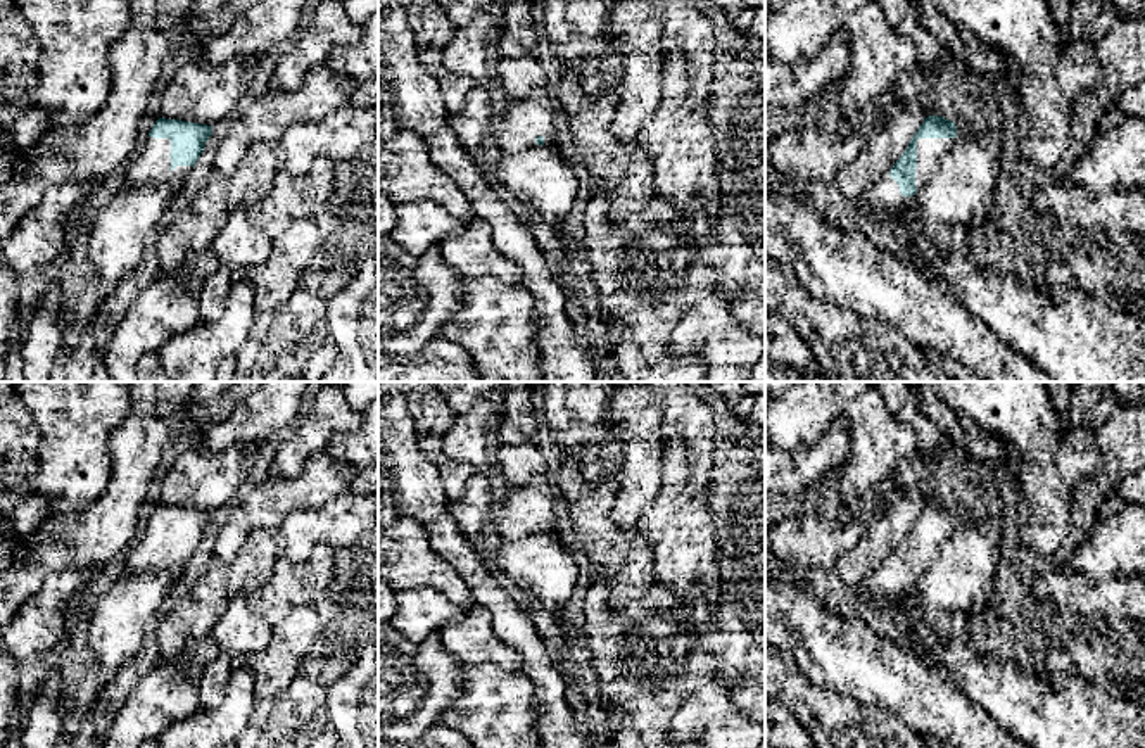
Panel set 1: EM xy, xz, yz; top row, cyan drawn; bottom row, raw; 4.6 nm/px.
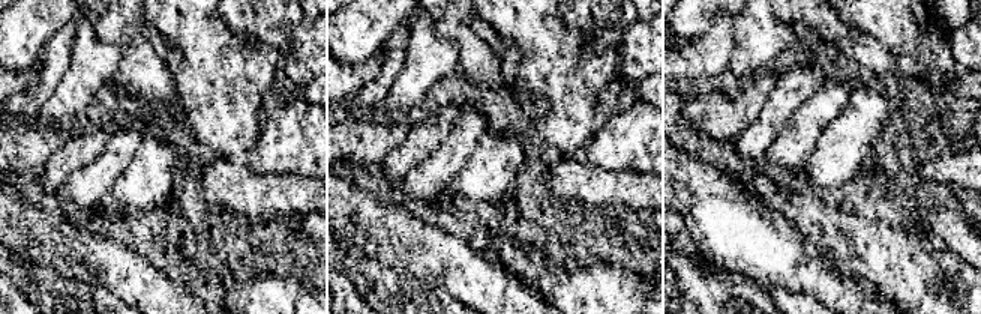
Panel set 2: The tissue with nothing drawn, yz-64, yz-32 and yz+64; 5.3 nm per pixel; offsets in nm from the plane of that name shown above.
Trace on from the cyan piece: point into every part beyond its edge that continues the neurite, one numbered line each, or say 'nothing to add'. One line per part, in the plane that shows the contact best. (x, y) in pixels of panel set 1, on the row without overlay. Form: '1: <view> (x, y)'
1: yz (883, 586)

